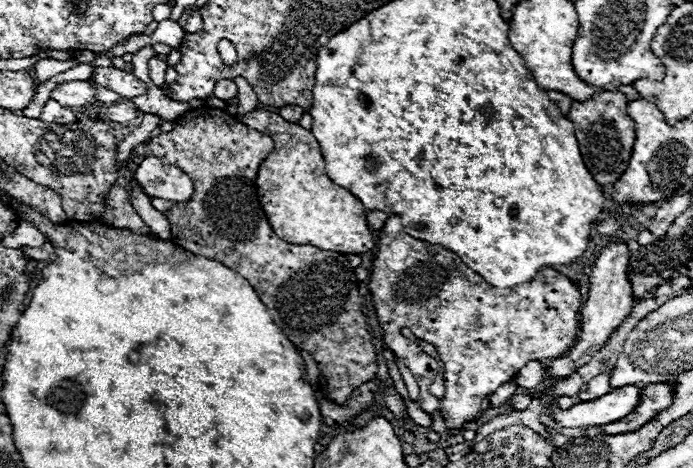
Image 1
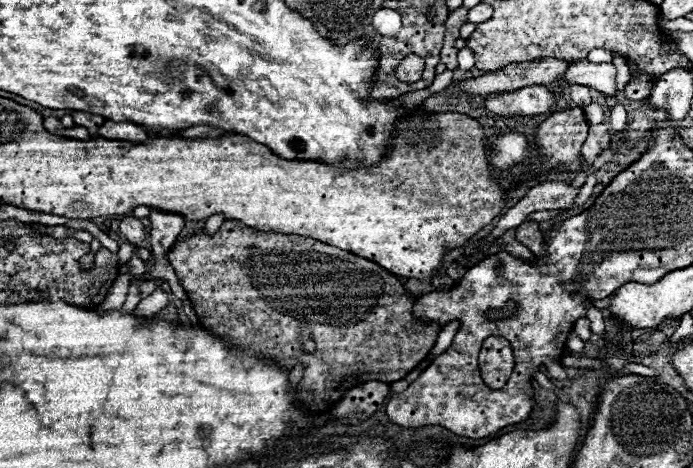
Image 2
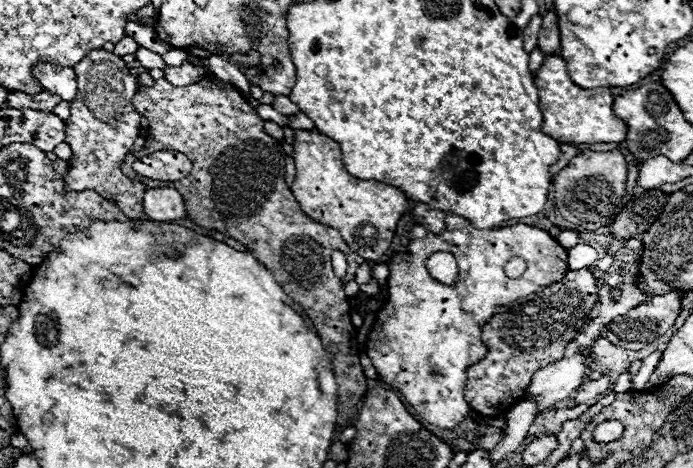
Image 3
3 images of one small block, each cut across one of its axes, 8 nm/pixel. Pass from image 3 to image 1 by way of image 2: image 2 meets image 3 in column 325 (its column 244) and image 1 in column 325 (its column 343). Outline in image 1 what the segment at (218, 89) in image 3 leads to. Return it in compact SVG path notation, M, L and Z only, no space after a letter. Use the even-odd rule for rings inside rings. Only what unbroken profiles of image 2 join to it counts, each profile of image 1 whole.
M196 108L189 110L176 118L174 130L168 134L154 136L146 142L146 156L160 156L168 160L168 164L182 168L194 182L194 198L190 202L180 204L180 212L164 212L170 220L172 242L186 248L188 252L212 258L222 262L224 266L232 268L236 274L246 278L260 300L266 304L272 320L280 330L292 340L298 348L312 354L318 362L318 390L336 404L346 404L350 394L364 382L372 380L378 372L378 362L374 348L370 344L370 334L366 330L366 318L360 310L360 294L358 294L358 280L354 268L348 264L346 256L332 250L322 250L308 244L290 244L280 240L268 218L262 210L256 192L256 176L260 162L272 152L272 138L250 130L242 122L238 122L232 114L218 108Z

